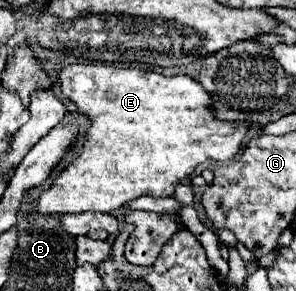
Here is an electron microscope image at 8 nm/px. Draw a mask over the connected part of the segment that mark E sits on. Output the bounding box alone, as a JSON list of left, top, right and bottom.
[37,63,251,214]

